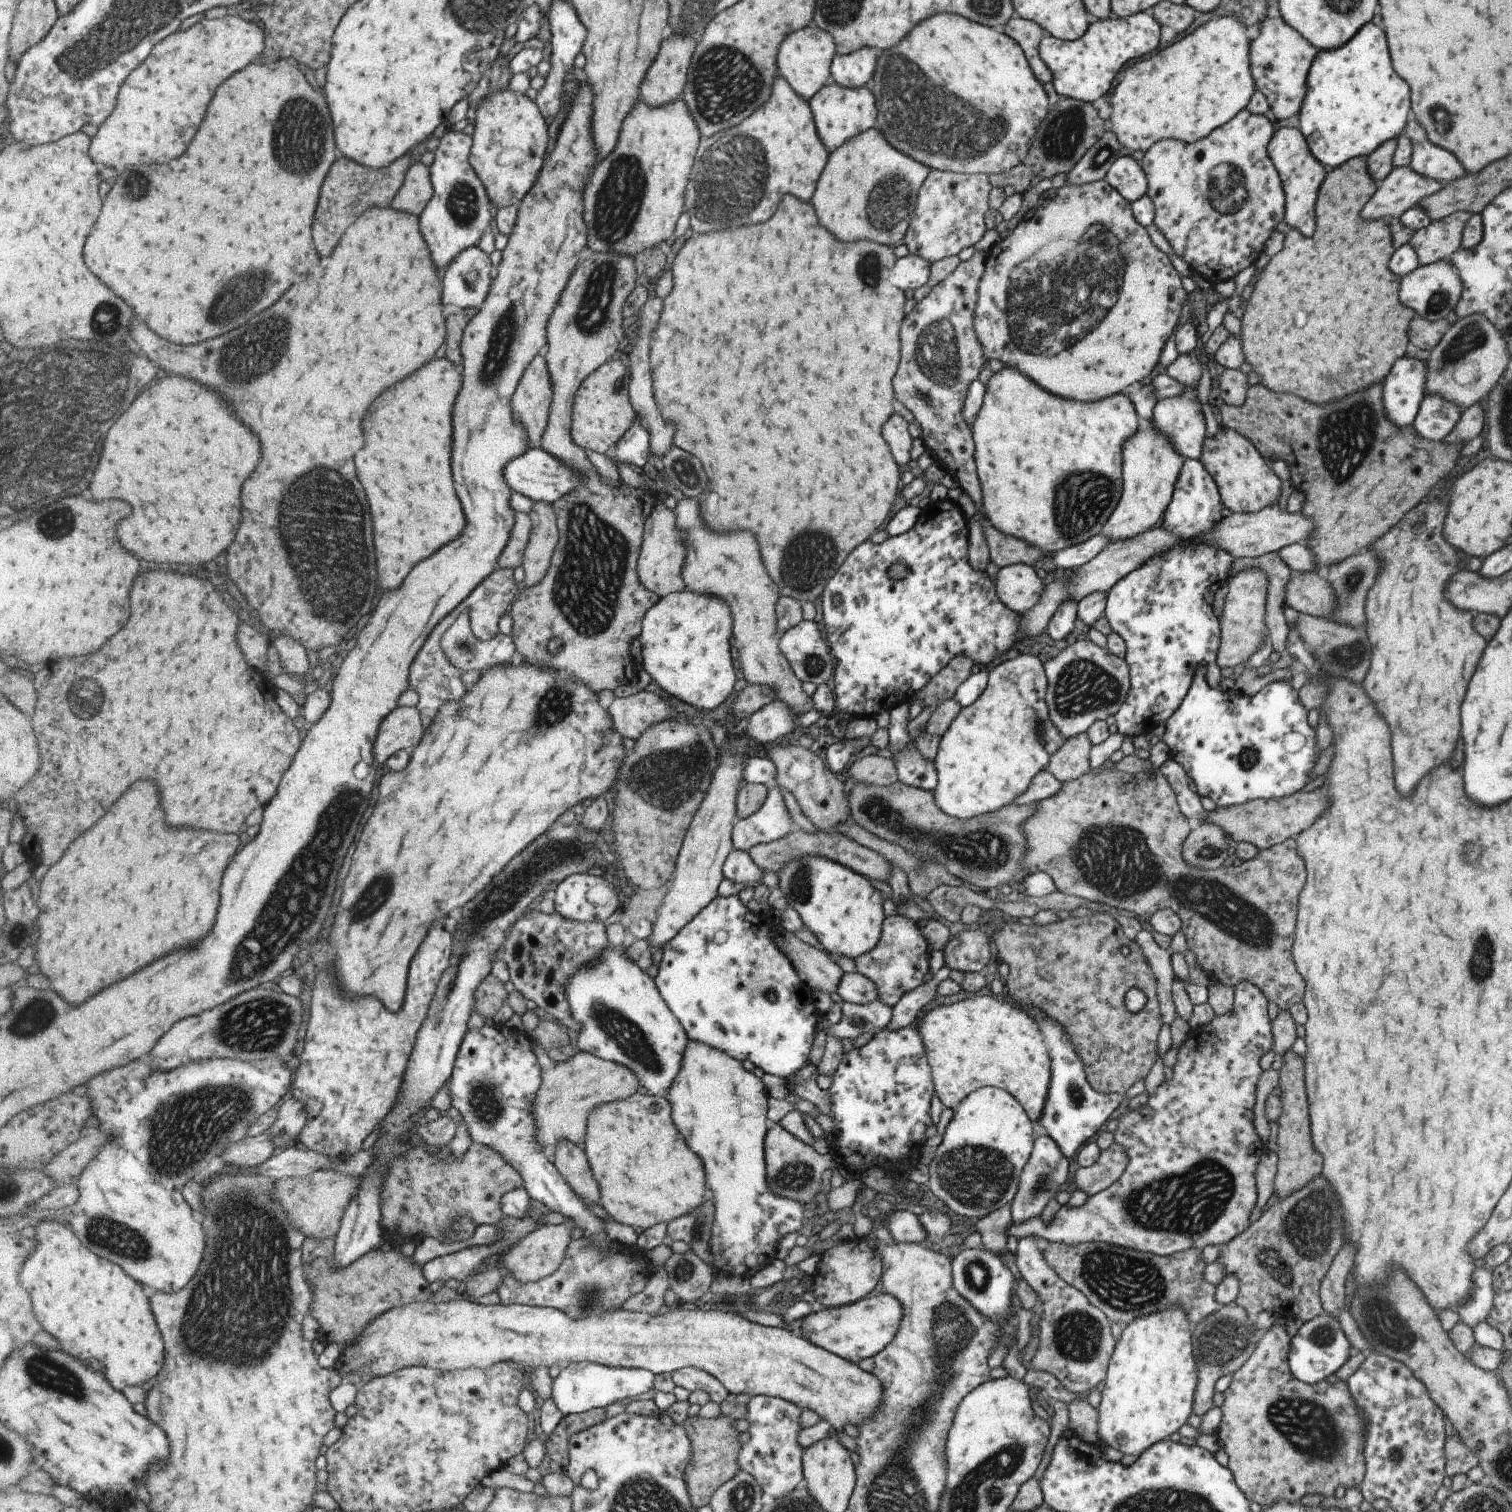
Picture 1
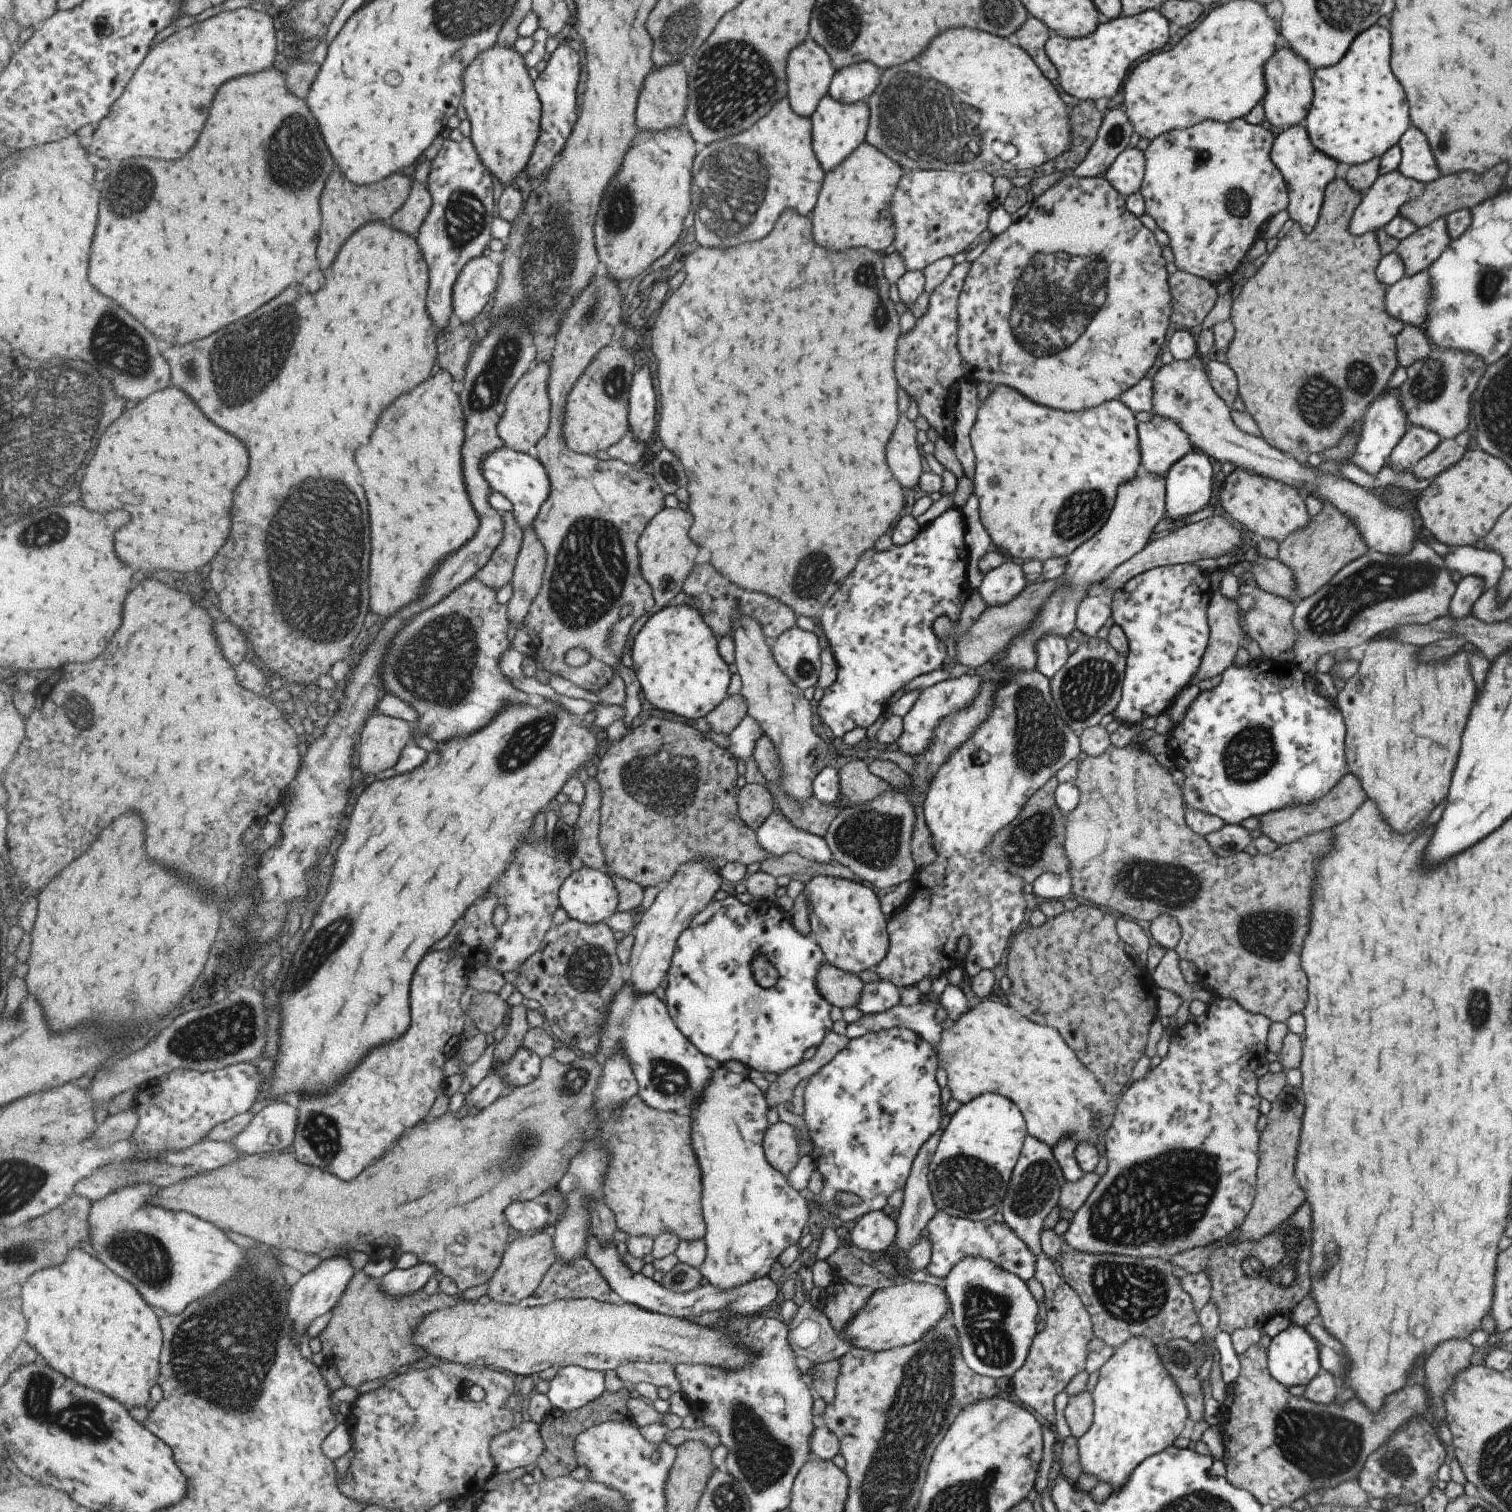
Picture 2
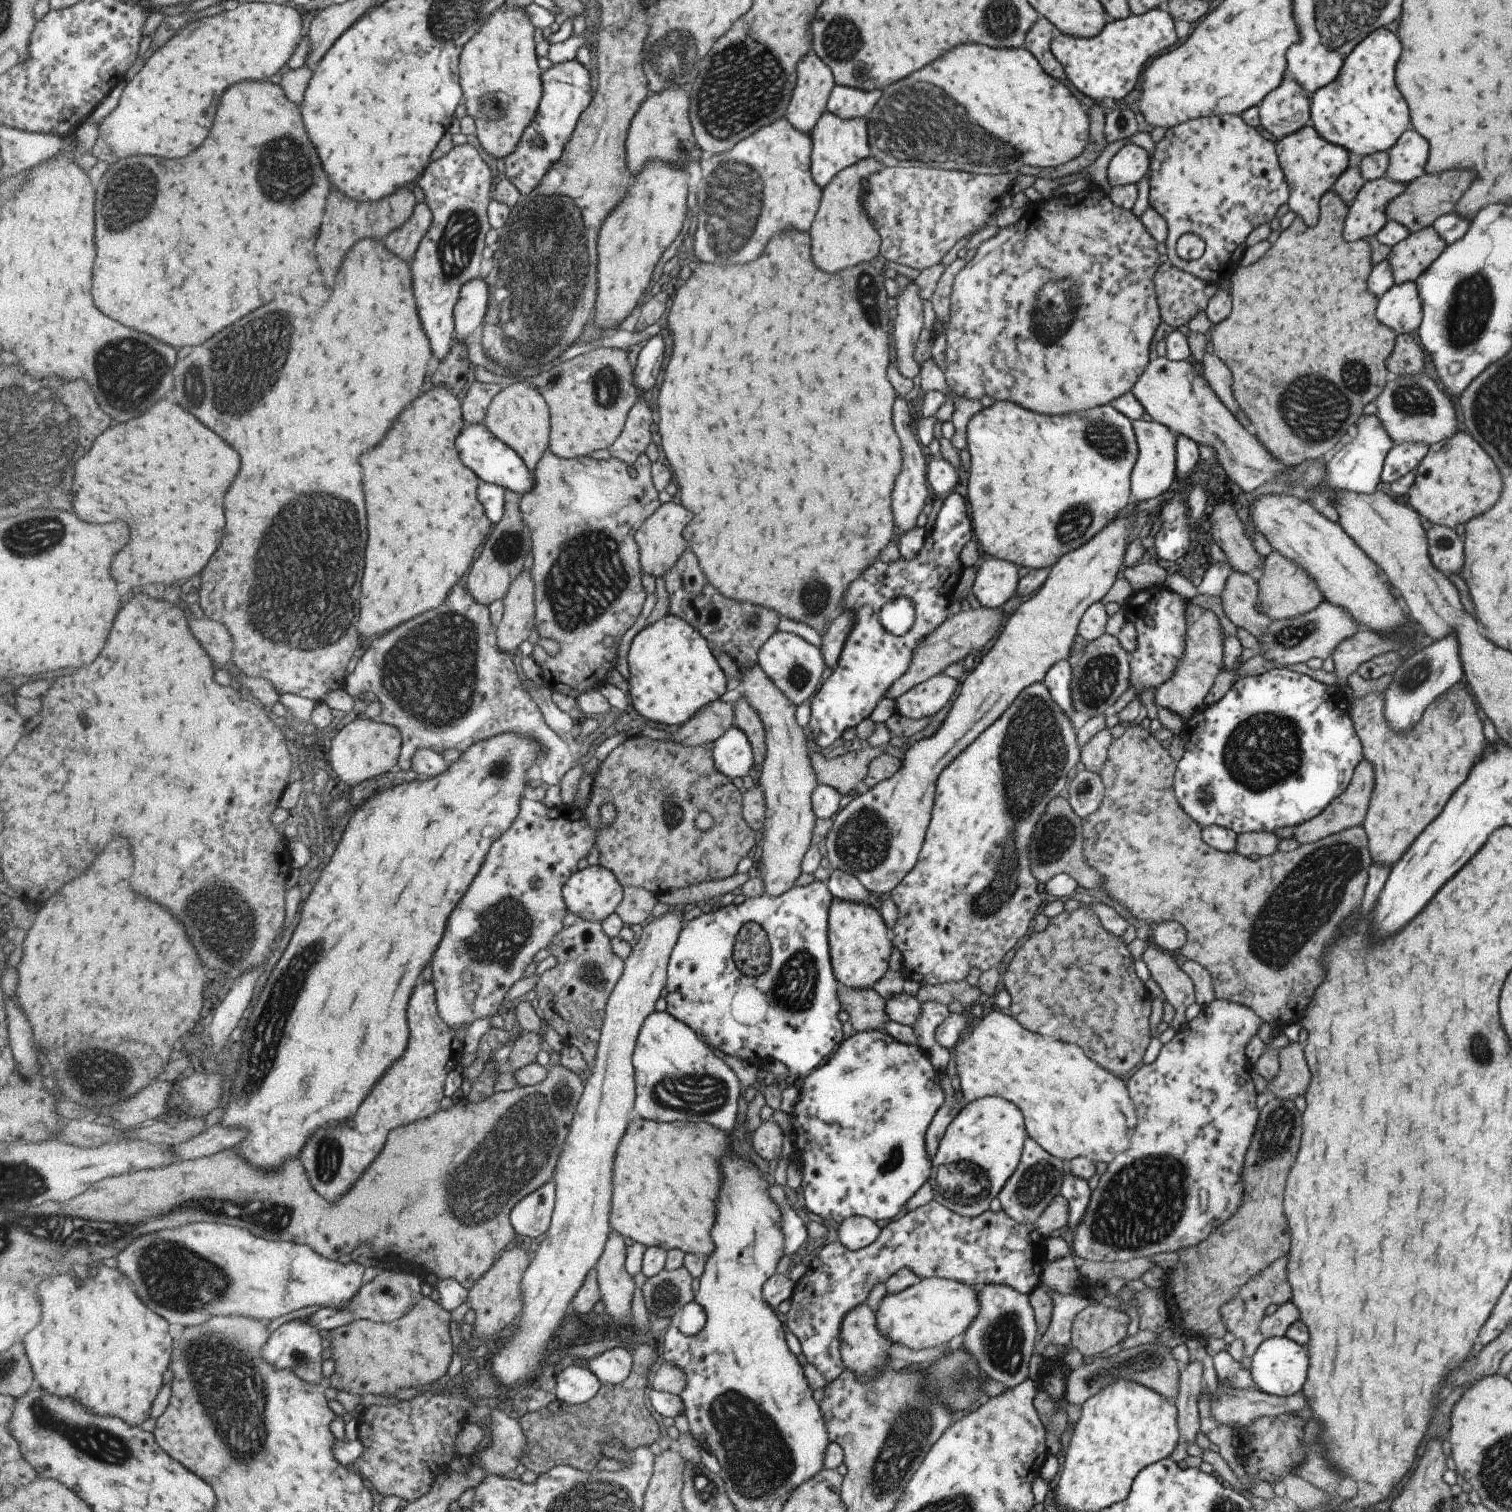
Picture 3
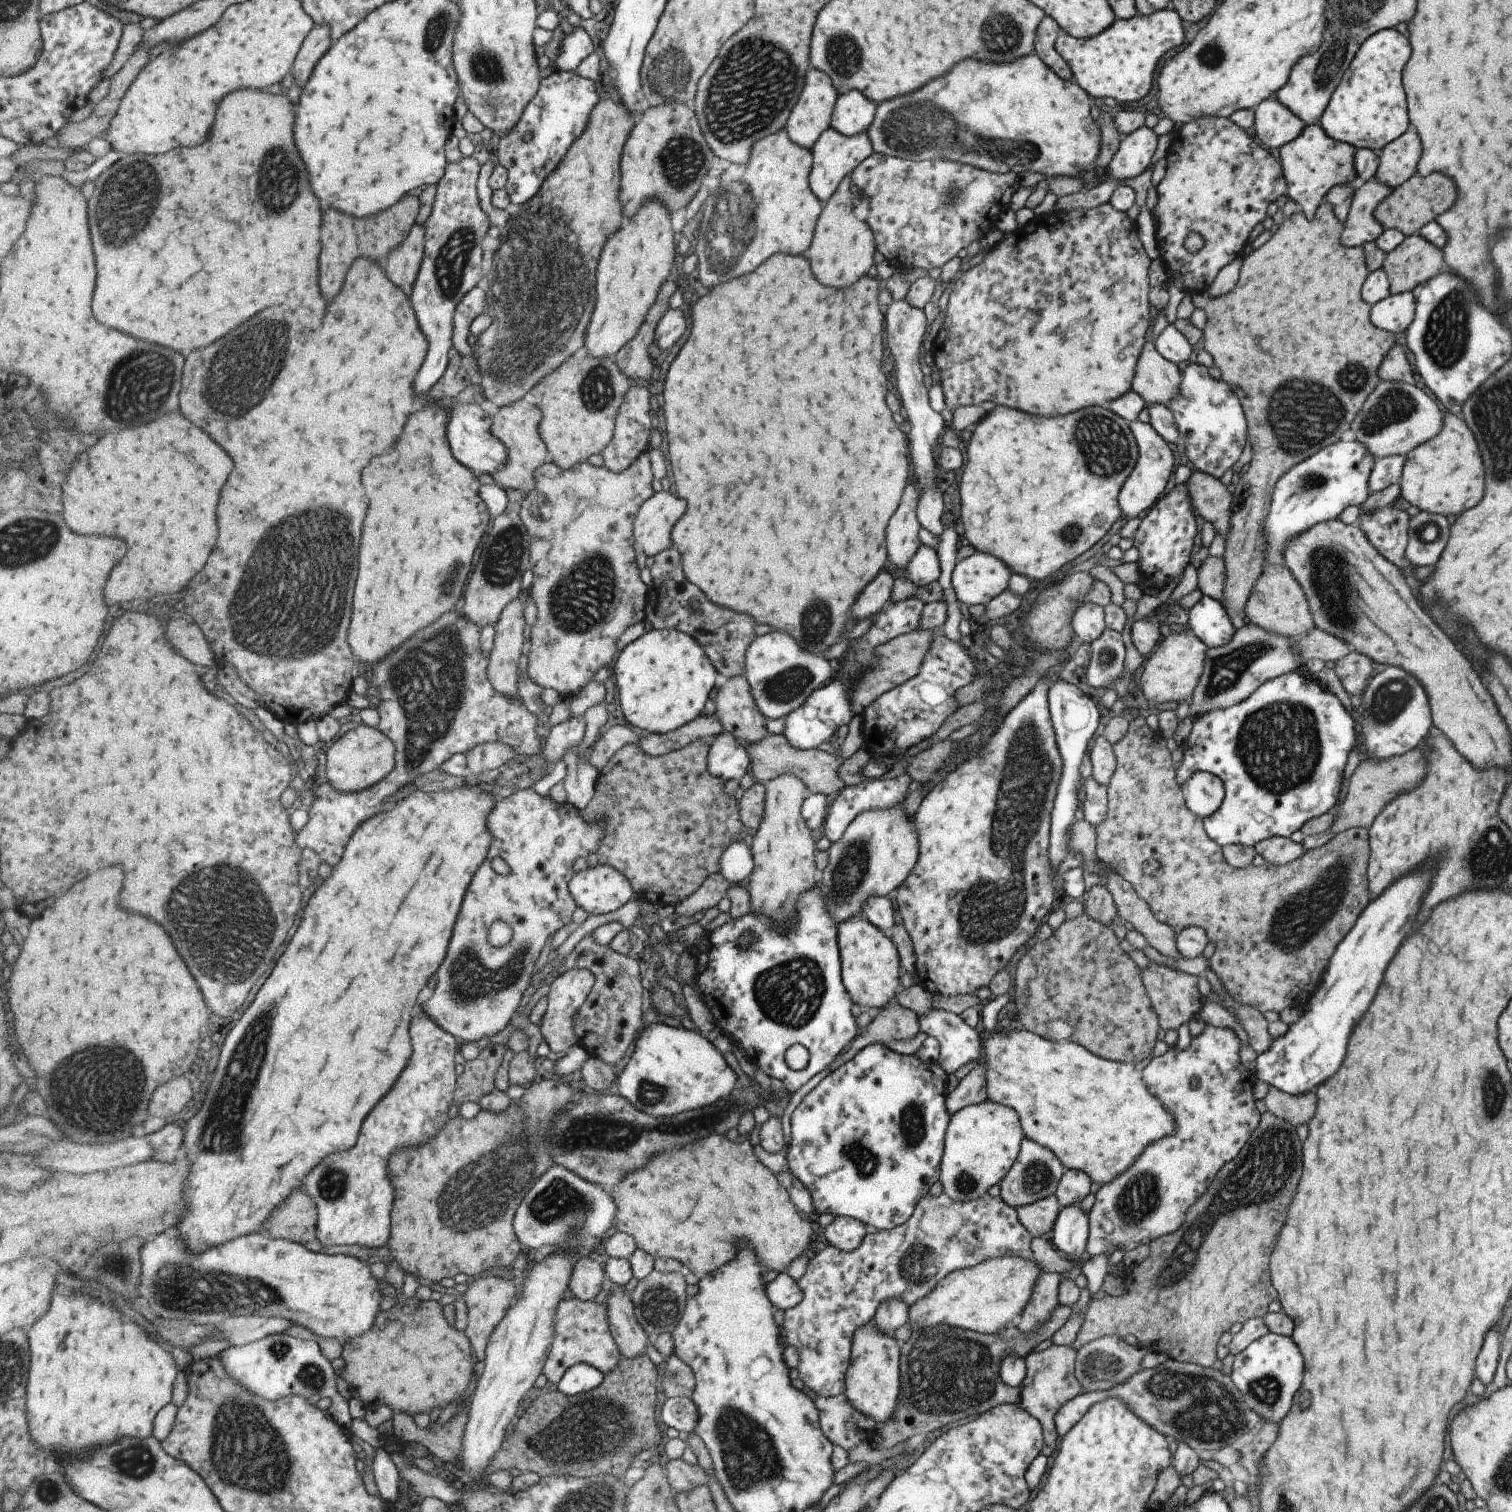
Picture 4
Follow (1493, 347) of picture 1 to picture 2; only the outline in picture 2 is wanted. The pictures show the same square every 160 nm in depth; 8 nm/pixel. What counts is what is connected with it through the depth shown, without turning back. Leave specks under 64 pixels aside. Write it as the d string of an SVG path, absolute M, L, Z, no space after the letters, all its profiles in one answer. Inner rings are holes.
M1432 346L1430 353L1406 368L1406 378L1399 389L1402 409L1409 425L1436 432L1441 440L1456 437L1469 422L1470 398L1485 370L1484 360L1471 351Z

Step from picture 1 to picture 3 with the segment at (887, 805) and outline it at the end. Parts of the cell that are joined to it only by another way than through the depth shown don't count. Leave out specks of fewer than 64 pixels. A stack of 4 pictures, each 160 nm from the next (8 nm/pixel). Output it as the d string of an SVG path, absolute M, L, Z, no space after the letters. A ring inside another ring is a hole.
M881 744L875 748L868 745L859 749L852 748L832 759L808 750L816 785L831 786L839 795L844 795L852 788L864 788L869 762L880 755L885 756L885 746L886 744ZM1055 796L1053 800L1049 800L1049 804L1045 806L1045 812L1041 812L1039 820L1037 820L1037 826L1033 828L1033 838L1031 839L1031 846L1029 846L1029 870L1033 874L1033 878L1037 880L1037 883L1046 882L1056 876L1057 874L1067 874L1079 887L1083 889L1092 889L1098 892L1100 896L1105 896L1105 899L1109 899L1109 896L1105 895L1105 876L1091 868L1085 858L1083 858L1083 834L1081 829L1081 819L1079 819L1070 808L1070 804L1067 804L1066 800L1061 796Z

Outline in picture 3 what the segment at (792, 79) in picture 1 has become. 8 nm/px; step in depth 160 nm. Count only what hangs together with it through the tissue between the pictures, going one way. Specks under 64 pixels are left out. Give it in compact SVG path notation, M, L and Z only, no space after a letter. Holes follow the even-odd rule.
M812 52L805 54L801 68L797 68L797 92L789 100L789 112L784 119L799 132L809 135L826 111L827 98L834 86L829 68Z

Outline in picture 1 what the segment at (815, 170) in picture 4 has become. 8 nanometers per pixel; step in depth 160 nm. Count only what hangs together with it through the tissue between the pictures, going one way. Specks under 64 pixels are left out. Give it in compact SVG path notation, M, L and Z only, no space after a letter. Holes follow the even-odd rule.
M830 80L824 84L808 100L808 105L812 114L814 127L816 128L819 140L827 152L835 150L846 140L867 130L869 127L875 127L876 108L873 93L865 88L865 85L858 87L842 87Z

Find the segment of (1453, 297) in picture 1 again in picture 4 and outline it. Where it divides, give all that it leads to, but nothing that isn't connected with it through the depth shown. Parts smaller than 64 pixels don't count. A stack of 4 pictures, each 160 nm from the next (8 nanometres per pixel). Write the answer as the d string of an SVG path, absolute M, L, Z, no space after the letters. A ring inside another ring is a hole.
M1411 291L1389 293L1371 306L1373 326L1393 334L1401 334L1411 324L1414 317L1415 301Z

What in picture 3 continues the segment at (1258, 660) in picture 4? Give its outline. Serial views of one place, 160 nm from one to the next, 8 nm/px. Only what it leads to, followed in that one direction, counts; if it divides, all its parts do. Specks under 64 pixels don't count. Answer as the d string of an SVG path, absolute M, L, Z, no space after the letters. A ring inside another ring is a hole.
M1323 600L1317 608L1313 608L1303 616L1272 621L1269 628L1255 638L1260 648L1253 651L1255 656L1263 660L1265 668L1283 668L1283 666L1305 663L1310 658L1320 658L1323 661L1329 657L1341 640L1353 636L1359 629L1361 629L1359 624L1353 624L1353 618L1343 608Z

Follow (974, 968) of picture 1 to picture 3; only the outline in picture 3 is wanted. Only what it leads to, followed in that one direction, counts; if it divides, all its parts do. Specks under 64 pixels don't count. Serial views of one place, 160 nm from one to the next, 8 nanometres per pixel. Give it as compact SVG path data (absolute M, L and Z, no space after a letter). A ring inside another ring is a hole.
M1034 683L1027 686L1012 704L991 724L973 740L967 744L964 751L957 756L935 780L935 792L933 792L933 803L930 811L930 820L921 844L921 850L917 856L917 862L910 872L903 876L903 880L890 891L890 899L897 907L897 921L895 926L889 930L890 941L901 952L902 974L901 979L913 980L921 985L940 985L949 982L957 982L967 977L970 968L977 968L981 972L991 968L998 968L1001 960L1020 938L1025 936L1029 922L1035 918L1035 912L1041 903L1039 892L1037 892L1037 880L1033 878L1029 870L1029 846L1033 838L1033 828L1037 826L1037 820L1041 812L1045 812L1045 806L1049 800L1059 796L1059 792L1067 786L1073 767L1080 762L1080 750L1077 746L1077 727L1075 723L1067 720L1067 716L1061 714L1059 706L1053 704L1047 688L1042 683Z

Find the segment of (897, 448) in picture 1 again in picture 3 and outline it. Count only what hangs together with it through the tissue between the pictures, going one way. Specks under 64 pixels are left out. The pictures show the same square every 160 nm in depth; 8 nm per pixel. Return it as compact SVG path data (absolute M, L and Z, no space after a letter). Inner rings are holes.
M903 397L895 398L893 404L893 428L901 440L901 472L897 480L893 482L893 492L891 492L891 510L895 518L895 527L899 530L899 536L913 530L916 526L917 516L925 503L929 502L928 486L926 484L925 458L922 455L924 449L919 444L919 438L913 428L913 419L909 416L911 404Z

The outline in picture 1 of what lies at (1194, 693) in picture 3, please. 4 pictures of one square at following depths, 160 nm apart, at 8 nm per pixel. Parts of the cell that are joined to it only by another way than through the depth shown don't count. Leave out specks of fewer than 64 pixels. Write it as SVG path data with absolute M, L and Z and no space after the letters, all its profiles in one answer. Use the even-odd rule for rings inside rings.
M1245 567L1237 571L1227 582L1227 595L1223 604L1220 626L1220 643L1216 654L1219 668L1232 668L1251 656L1265 642L1268 628L1264 616L1264 604L1268 588L1268 576L1257 567Z

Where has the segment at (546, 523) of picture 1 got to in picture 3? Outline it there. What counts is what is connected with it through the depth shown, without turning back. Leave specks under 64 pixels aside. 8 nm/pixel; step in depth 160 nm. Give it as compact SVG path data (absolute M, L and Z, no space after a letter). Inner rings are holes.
M523 572L504 598L504 615L497 624L499 648L514 656L515 648L520 650L536 627L536 616L536 585L531 572Z

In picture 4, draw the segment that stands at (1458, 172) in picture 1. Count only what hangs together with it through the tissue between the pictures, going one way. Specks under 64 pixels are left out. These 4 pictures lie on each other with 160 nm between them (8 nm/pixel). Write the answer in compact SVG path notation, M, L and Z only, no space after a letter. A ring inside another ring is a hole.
M1407 128L1403 134L1385 144L1378 154L1374 179L1394 189L1416 173L1417 160L1421 154L1419 138L1413 128Z

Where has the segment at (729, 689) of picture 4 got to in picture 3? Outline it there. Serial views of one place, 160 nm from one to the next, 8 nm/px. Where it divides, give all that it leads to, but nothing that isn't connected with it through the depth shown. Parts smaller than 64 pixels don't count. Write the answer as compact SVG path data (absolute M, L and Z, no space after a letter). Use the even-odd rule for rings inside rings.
M742 695L734 705L736 726L751 742L753 763L759 766L763 763L765 755L764 731L761 720L759 720L759 714L747 704L747 700Z

